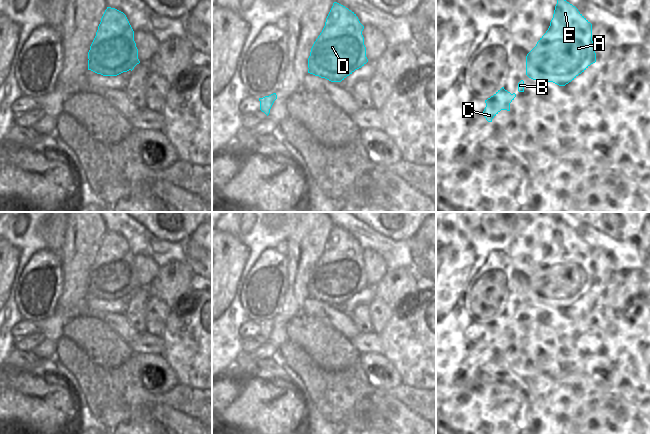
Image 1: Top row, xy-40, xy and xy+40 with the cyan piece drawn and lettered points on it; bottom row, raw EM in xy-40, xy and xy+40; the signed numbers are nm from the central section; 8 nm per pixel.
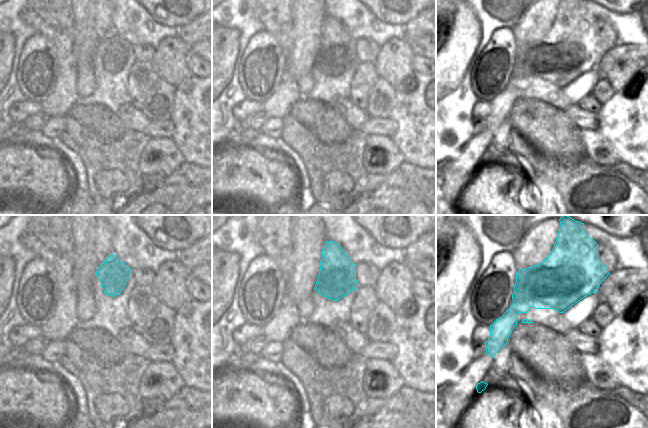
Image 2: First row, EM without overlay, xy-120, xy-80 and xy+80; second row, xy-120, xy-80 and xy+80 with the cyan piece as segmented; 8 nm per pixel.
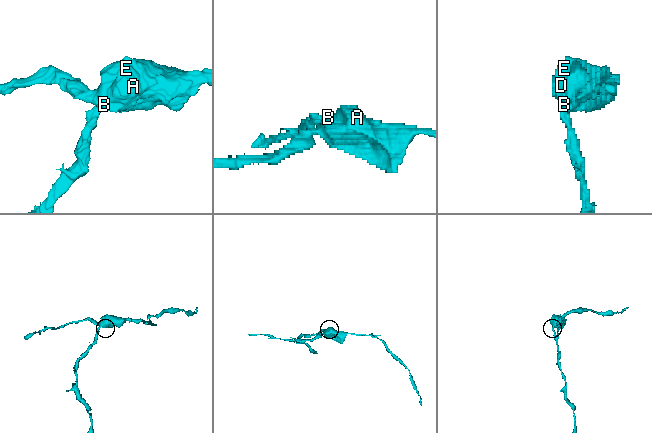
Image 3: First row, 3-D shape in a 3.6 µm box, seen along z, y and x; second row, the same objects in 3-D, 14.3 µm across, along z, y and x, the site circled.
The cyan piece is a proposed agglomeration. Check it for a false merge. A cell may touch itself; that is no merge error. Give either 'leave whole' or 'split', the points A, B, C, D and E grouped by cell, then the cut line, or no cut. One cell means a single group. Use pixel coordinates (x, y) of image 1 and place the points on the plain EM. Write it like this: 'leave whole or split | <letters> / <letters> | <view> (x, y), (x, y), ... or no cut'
split | A D E / B C | xy+40 (534, 272), (528, 278), (527, 299)

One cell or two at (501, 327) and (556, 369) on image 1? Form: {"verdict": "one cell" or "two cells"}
{"verdict": "two cells"}

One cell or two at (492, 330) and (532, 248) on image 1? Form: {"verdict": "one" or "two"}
{"verdict": "one"}

